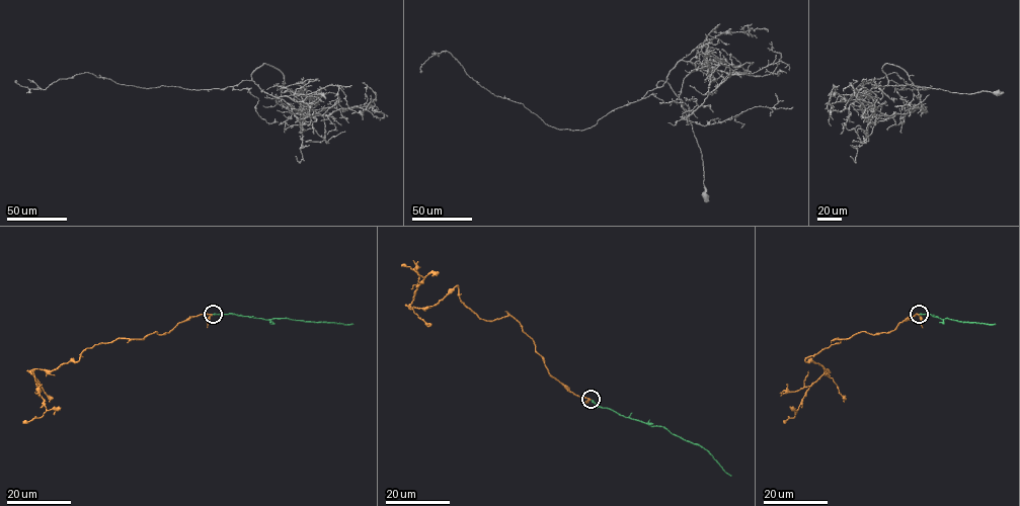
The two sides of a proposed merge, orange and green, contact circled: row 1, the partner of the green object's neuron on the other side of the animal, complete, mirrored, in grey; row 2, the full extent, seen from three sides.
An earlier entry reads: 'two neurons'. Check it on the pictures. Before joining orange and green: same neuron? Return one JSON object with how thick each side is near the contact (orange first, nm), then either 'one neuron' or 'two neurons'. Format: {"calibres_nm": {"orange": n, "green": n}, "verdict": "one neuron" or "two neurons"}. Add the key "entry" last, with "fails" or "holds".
{"calibres_nm": {"orange": 280, "green": 320}, "verdict": "one neuron", "entry": "fails"}

